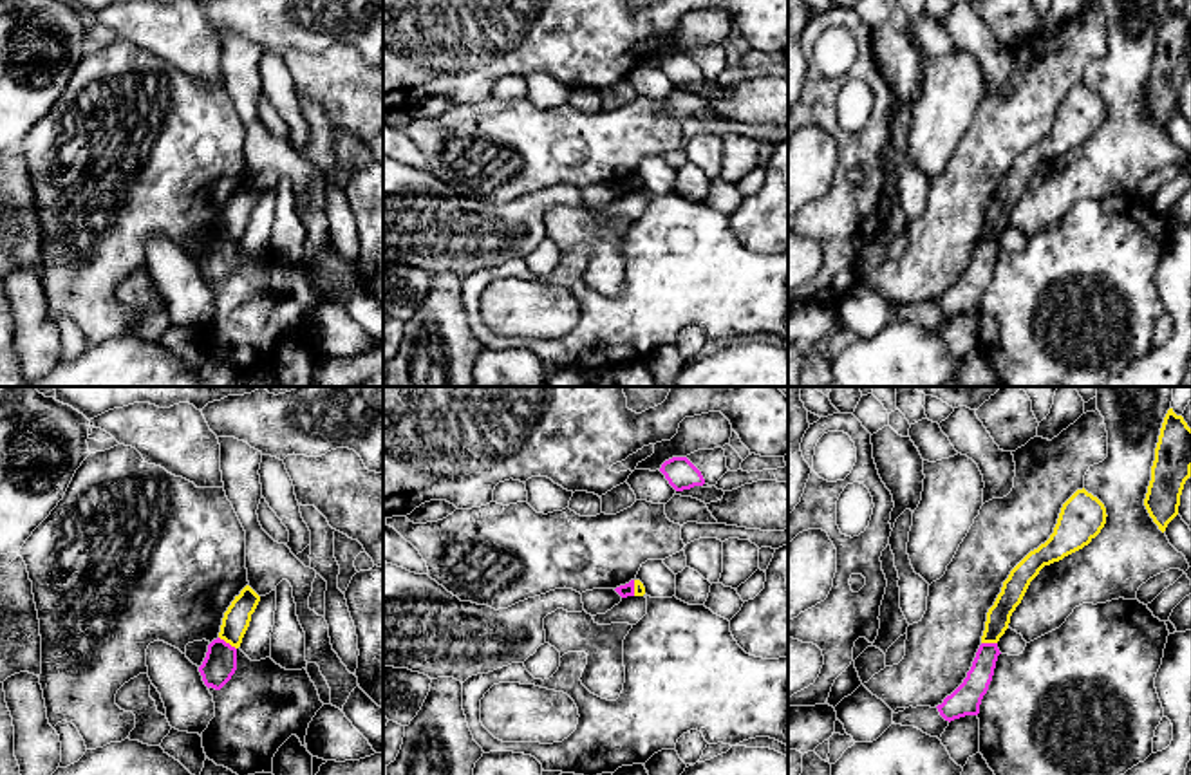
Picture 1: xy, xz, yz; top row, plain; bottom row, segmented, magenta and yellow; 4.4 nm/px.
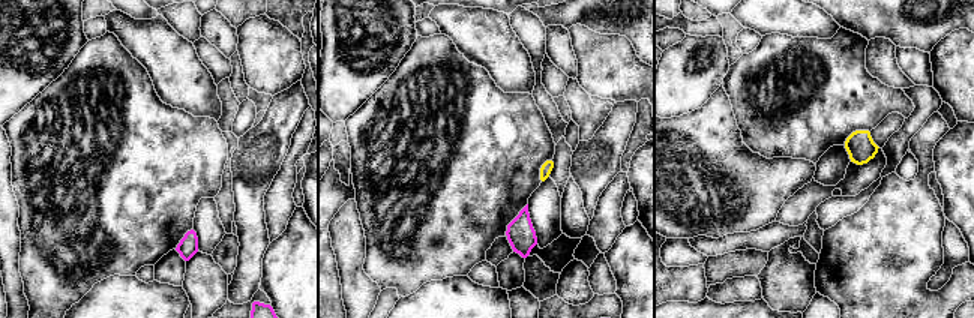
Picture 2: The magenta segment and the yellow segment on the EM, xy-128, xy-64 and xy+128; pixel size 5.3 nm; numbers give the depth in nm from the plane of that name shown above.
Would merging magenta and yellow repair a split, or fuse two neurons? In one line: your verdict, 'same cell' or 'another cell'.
another cell

